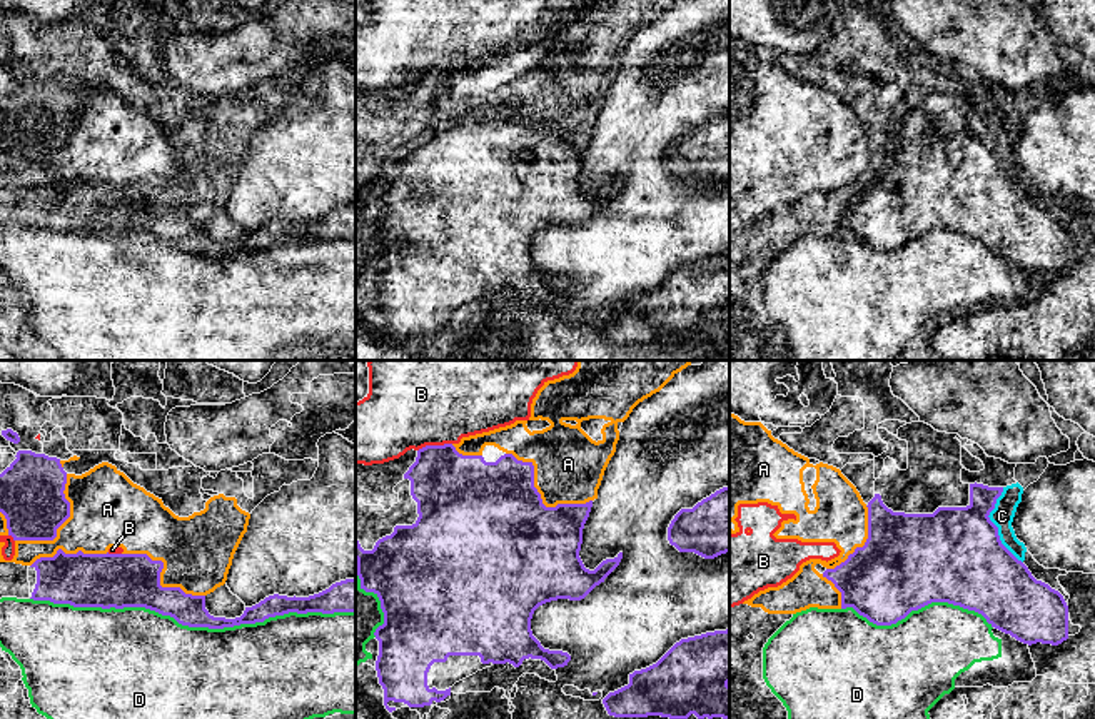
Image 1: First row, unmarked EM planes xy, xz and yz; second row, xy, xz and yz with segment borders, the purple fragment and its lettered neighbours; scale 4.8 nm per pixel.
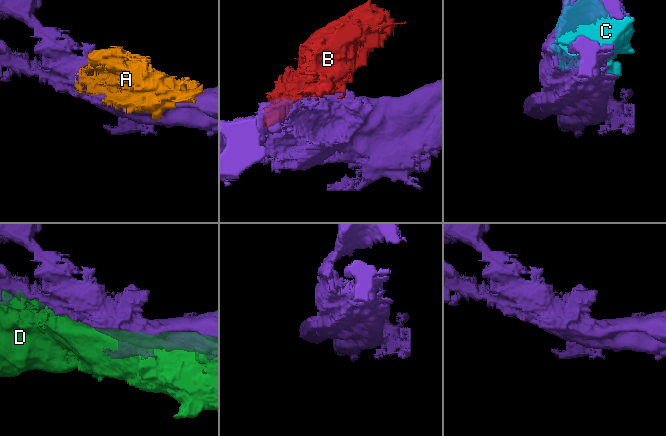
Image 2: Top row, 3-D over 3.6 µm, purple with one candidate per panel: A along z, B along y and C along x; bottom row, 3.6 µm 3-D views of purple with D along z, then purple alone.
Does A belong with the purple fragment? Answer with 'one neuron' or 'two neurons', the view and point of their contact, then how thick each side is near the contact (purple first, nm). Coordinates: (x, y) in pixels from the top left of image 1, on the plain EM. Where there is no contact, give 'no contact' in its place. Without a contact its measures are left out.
two neurons; meets purple in xz at (539, 122); 500 nm thick on the purple side, 340 nm on the other

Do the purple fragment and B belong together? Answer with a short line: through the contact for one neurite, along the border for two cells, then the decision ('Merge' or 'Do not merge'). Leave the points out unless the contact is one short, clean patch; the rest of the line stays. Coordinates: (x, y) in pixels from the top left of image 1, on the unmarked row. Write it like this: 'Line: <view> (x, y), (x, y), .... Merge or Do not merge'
Do not merge

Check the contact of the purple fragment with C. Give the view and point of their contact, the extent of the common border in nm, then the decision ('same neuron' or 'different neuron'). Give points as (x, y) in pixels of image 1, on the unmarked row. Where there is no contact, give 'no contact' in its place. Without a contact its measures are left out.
meets purple in yz at (995, 152); contact 380 nm long; same neuron

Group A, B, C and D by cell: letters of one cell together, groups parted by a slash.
A B / C / D

